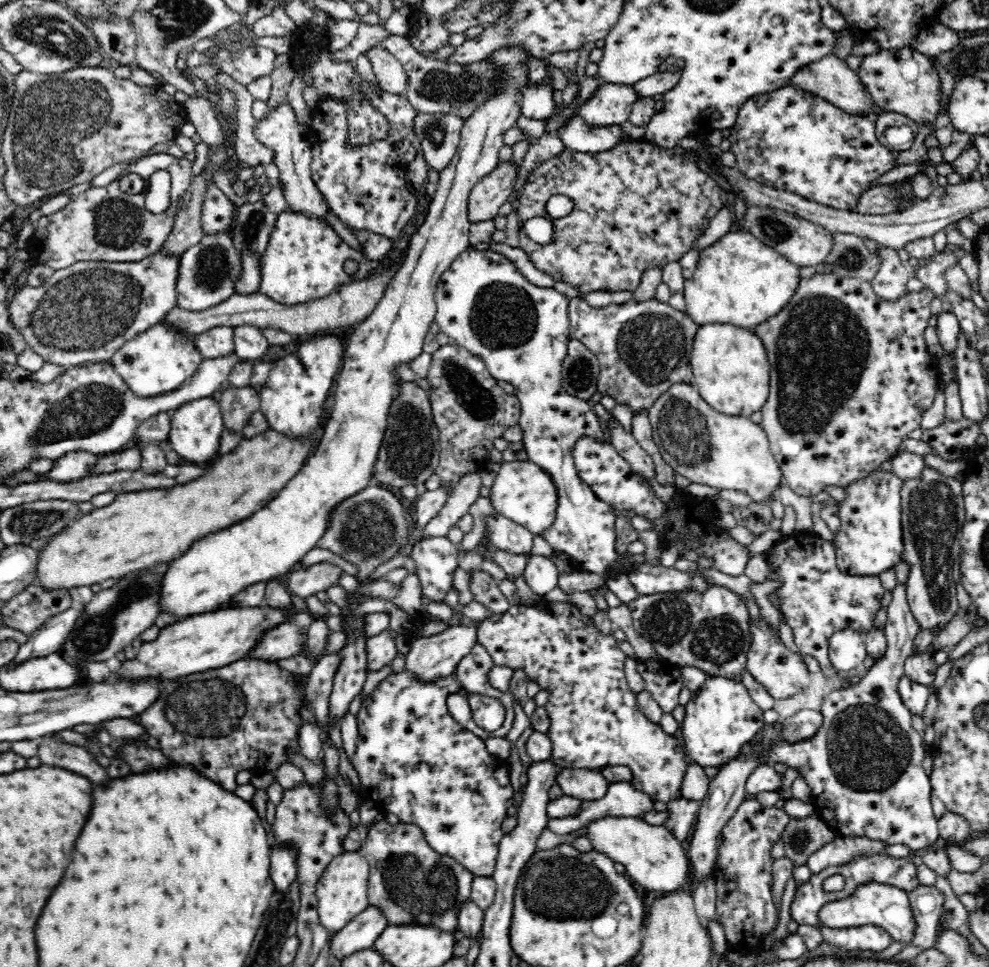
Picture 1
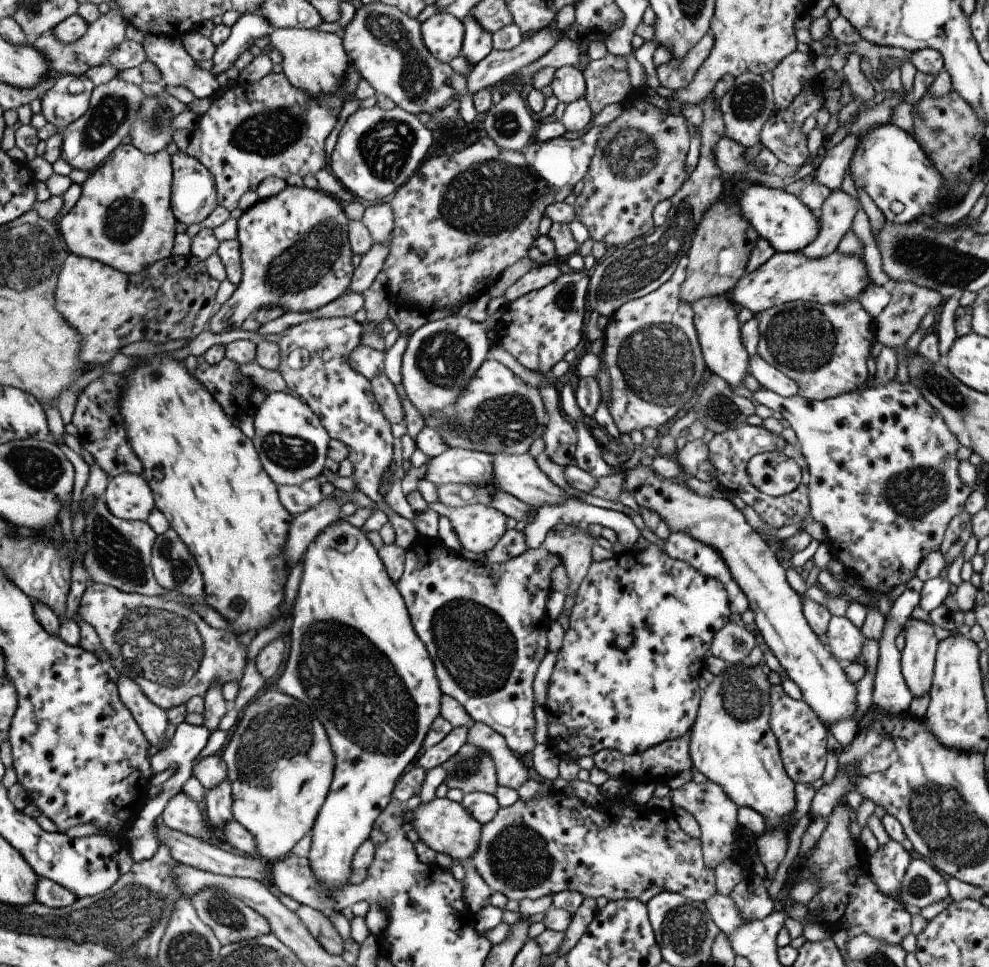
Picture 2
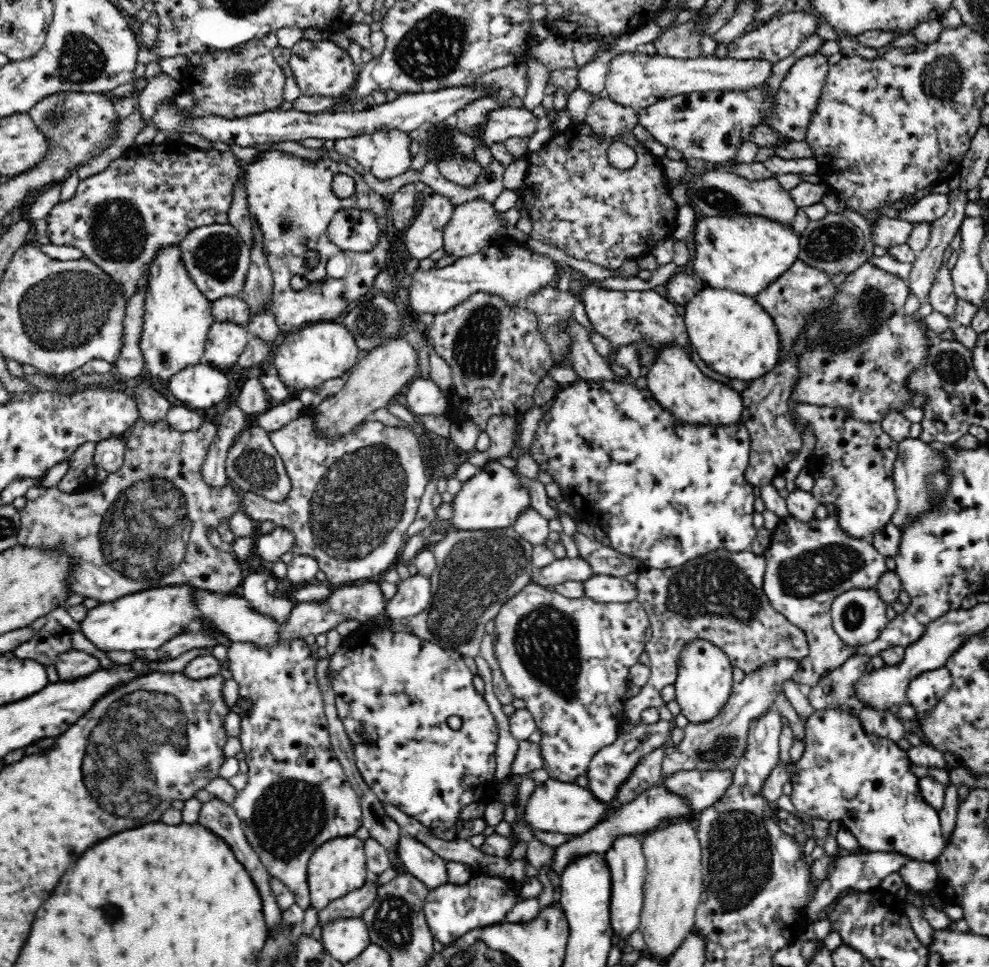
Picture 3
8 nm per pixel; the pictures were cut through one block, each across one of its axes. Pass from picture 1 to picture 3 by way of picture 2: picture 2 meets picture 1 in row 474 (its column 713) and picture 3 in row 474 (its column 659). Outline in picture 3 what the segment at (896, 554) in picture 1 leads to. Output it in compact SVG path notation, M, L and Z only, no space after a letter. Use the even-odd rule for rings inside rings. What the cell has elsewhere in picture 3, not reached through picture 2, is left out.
M798 404L795 408L797 416L813 424L815 450L807 460L807 472L814 479L811 489L817 504L836 503L841 529L850 538L872 540L882 528L891 523L897 509L897 496L893 487L893 466L898 456L896 444L880 422L860 422L846 415L846 411L832 408L820 408L812 404Z

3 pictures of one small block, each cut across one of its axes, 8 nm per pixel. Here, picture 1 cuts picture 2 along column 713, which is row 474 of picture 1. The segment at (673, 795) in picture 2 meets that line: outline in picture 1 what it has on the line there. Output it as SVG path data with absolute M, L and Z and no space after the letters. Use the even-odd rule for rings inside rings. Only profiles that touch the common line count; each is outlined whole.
M816 273L809 280L800 280L795 298L778 314L778 317L774 316L755 329L754 332L762 341L770 363L769 398L761 409L763 419L760 426L766 431L769 449L778 461L788 486L794 492L802 496L813 496L820 491L824 492L828 486L846 488L848 484L866 478L870 471L882 464L884 460L898 454L898 446L909 432L920 428L920 420L923 414L932 407L935 393L938 392L939 383L942 381L939 376L939 367L936 366L937 359L928 351L924 340L925 330L930 328L930 303L934 297L934 292L924 290L909 292L900 301L890 302L874 294L872 284L866 281L860 281L855 277L846 278Z

